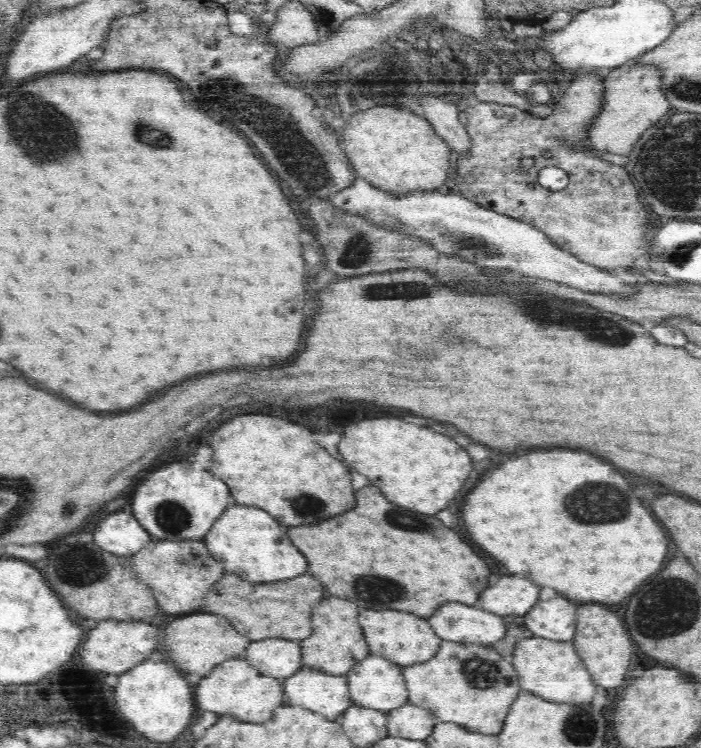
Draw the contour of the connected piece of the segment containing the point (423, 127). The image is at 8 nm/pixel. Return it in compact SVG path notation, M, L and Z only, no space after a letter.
M378 106L368 112L358 112L350 118L348 126L344 128L344 152L350 158L350 164L358 178L364 179L372 186L387 190L394 196L406 196L414 190L443 190L446 178L450 172L450 162L453 153L444 143L444 139L436 134L434 127L424 116L418 116L409 110L402 110L398 106Z

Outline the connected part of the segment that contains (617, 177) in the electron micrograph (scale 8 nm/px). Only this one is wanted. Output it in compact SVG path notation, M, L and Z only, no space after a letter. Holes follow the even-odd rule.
M586 71L586 74L578 74L572 78L564 96L548 117L534 117L515 106L501 105L497 102L481 102L475 107L460 111L459 117L470 135L471 147L470 152L455 158L457 165L455 183L460 194L470 201L491 211L534 225L546 237L550 237L554 245L578 257L582 262L612 272L619 266L626 269L638 267L637 263L636 266L634 263L639 260L643 270L651 260L649 256L651 240L644 238L648 238L646 234L650 234L652 226L644 206L638 200L638 192L622 166L616 166L597 155L592 155L588 150L588 130L594 118L600 114L602 102L604 102L604 76ZM545 150L552 153L549 159L542 156ZM522 158L534 159L533 167L527 172L520 167ZM547 166L557 166L568 173L569 185L564 190L547 190L539 184L538 173Z

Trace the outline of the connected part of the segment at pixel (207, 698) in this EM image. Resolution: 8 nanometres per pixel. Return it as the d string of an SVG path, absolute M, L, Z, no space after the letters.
M244 657L220 662L197 684L195 702L199 708L215 712L218 716L236 716L240 722L266 722L272 718L274 710L282 706L283 680L262 674Z

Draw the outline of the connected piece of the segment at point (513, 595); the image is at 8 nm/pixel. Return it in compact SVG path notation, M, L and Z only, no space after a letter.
M504 576L478 596L477 606L504 617L525 615L540 600L540 588L524 576Z

